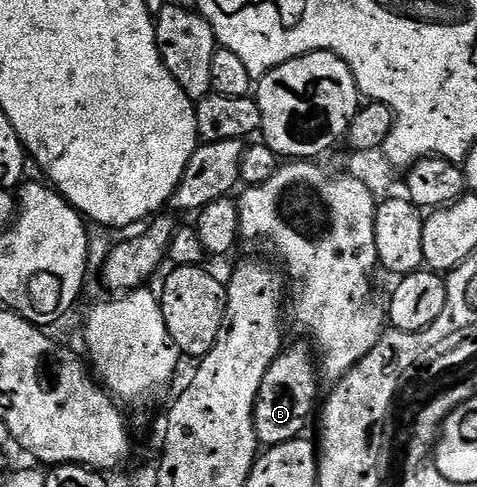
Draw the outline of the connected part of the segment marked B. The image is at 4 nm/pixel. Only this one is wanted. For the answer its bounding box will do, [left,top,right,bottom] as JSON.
[255,341,321,447]

